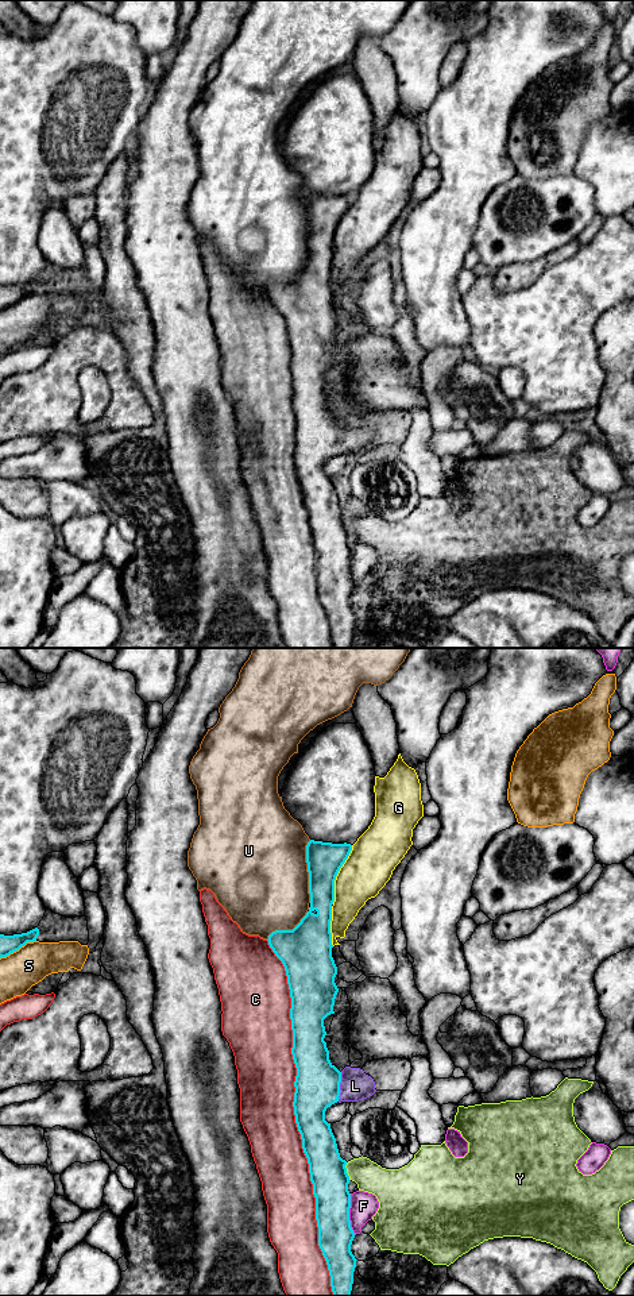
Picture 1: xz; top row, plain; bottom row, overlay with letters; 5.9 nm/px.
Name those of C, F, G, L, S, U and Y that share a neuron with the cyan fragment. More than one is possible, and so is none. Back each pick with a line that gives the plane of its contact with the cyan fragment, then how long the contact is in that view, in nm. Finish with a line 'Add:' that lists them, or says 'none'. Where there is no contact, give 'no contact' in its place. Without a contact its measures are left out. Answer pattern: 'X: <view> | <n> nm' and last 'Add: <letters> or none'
L: xz | 180 nm
Add: L

